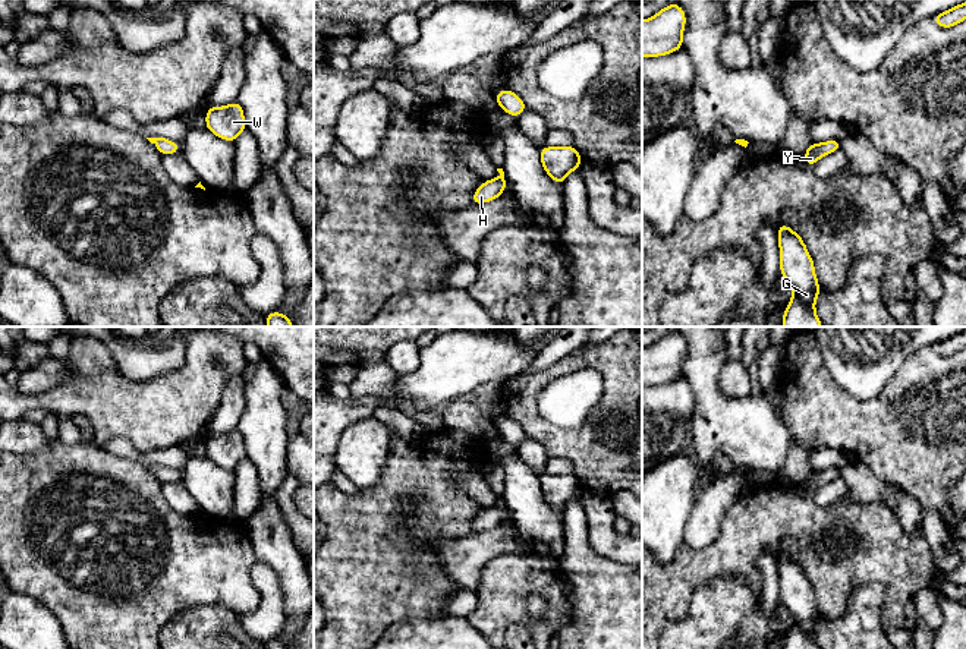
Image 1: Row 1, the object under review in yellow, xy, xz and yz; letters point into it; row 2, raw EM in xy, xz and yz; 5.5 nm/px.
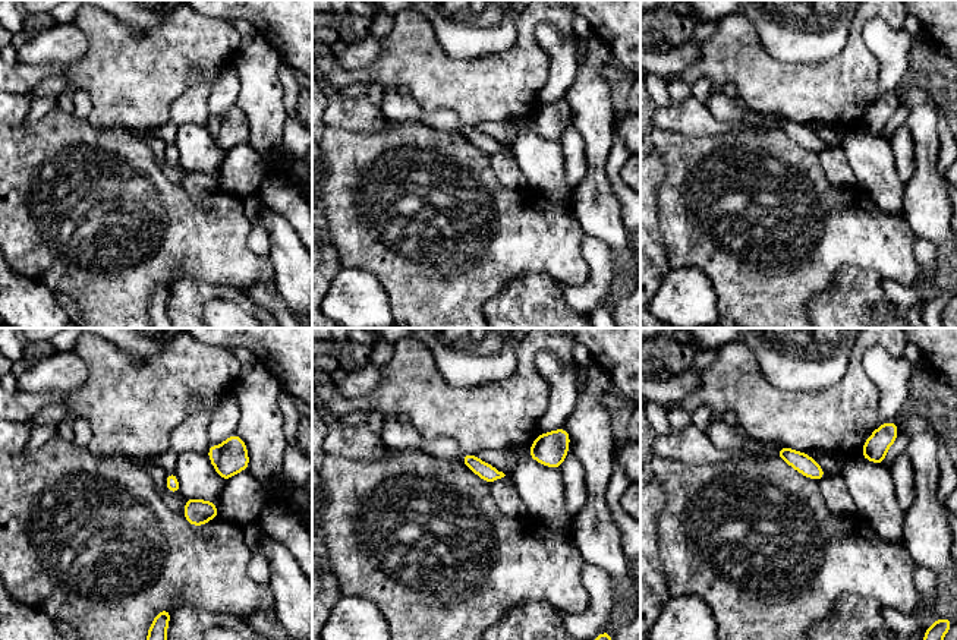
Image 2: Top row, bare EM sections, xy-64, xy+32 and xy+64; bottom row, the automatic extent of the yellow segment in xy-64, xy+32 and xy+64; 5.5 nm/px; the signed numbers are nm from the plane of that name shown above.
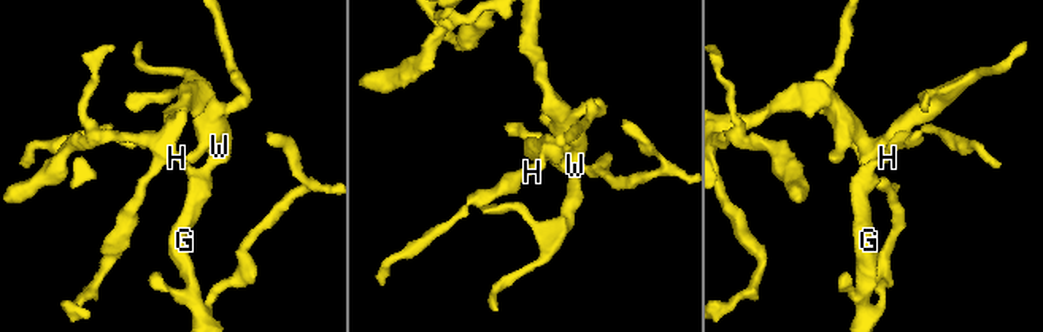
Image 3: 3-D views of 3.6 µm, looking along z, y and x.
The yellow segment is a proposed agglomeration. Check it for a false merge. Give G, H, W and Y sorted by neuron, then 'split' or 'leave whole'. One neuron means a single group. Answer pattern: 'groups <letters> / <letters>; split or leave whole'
groups G H W Y; leave whole

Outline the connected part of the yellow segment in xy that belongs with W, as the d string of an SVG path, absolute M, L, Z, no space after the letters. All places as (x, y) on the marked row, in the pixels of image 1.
M239 101L223 107L208 105L205 122L205 127L211 133L233 144L239 133L248 129L243 108Z

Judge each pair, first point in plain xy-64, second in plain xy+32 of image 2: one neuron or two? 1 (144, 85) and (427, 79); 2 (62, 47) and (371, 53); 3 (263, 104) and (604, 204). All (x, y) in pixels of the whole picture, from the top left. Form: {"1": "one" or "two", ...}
{"1": "one", "2": "one", "3": "one"}

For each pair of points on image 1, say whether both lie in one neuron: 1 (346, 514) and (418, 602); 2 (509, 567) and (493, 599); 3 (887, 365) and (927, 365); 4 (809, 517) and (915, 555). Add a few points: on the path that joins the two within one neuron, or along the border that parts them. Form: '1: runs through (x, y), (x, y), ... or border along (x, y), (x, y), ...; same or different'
1: runs through (368, 536), (370, 554), (396, 580); same
2: runs through (509, 575), (500, 592); same
3: border along (931, 346), (915, 349), (880, 391); different
4: runs through (836, 523), (853, 526), (875, 548), (889, 555); same

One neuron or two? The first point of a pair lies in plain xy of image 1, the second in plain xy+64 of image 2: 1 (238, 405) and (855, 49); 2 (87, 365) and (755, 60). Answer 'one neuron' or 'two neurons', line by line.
1: two neurons
2: one neuron

